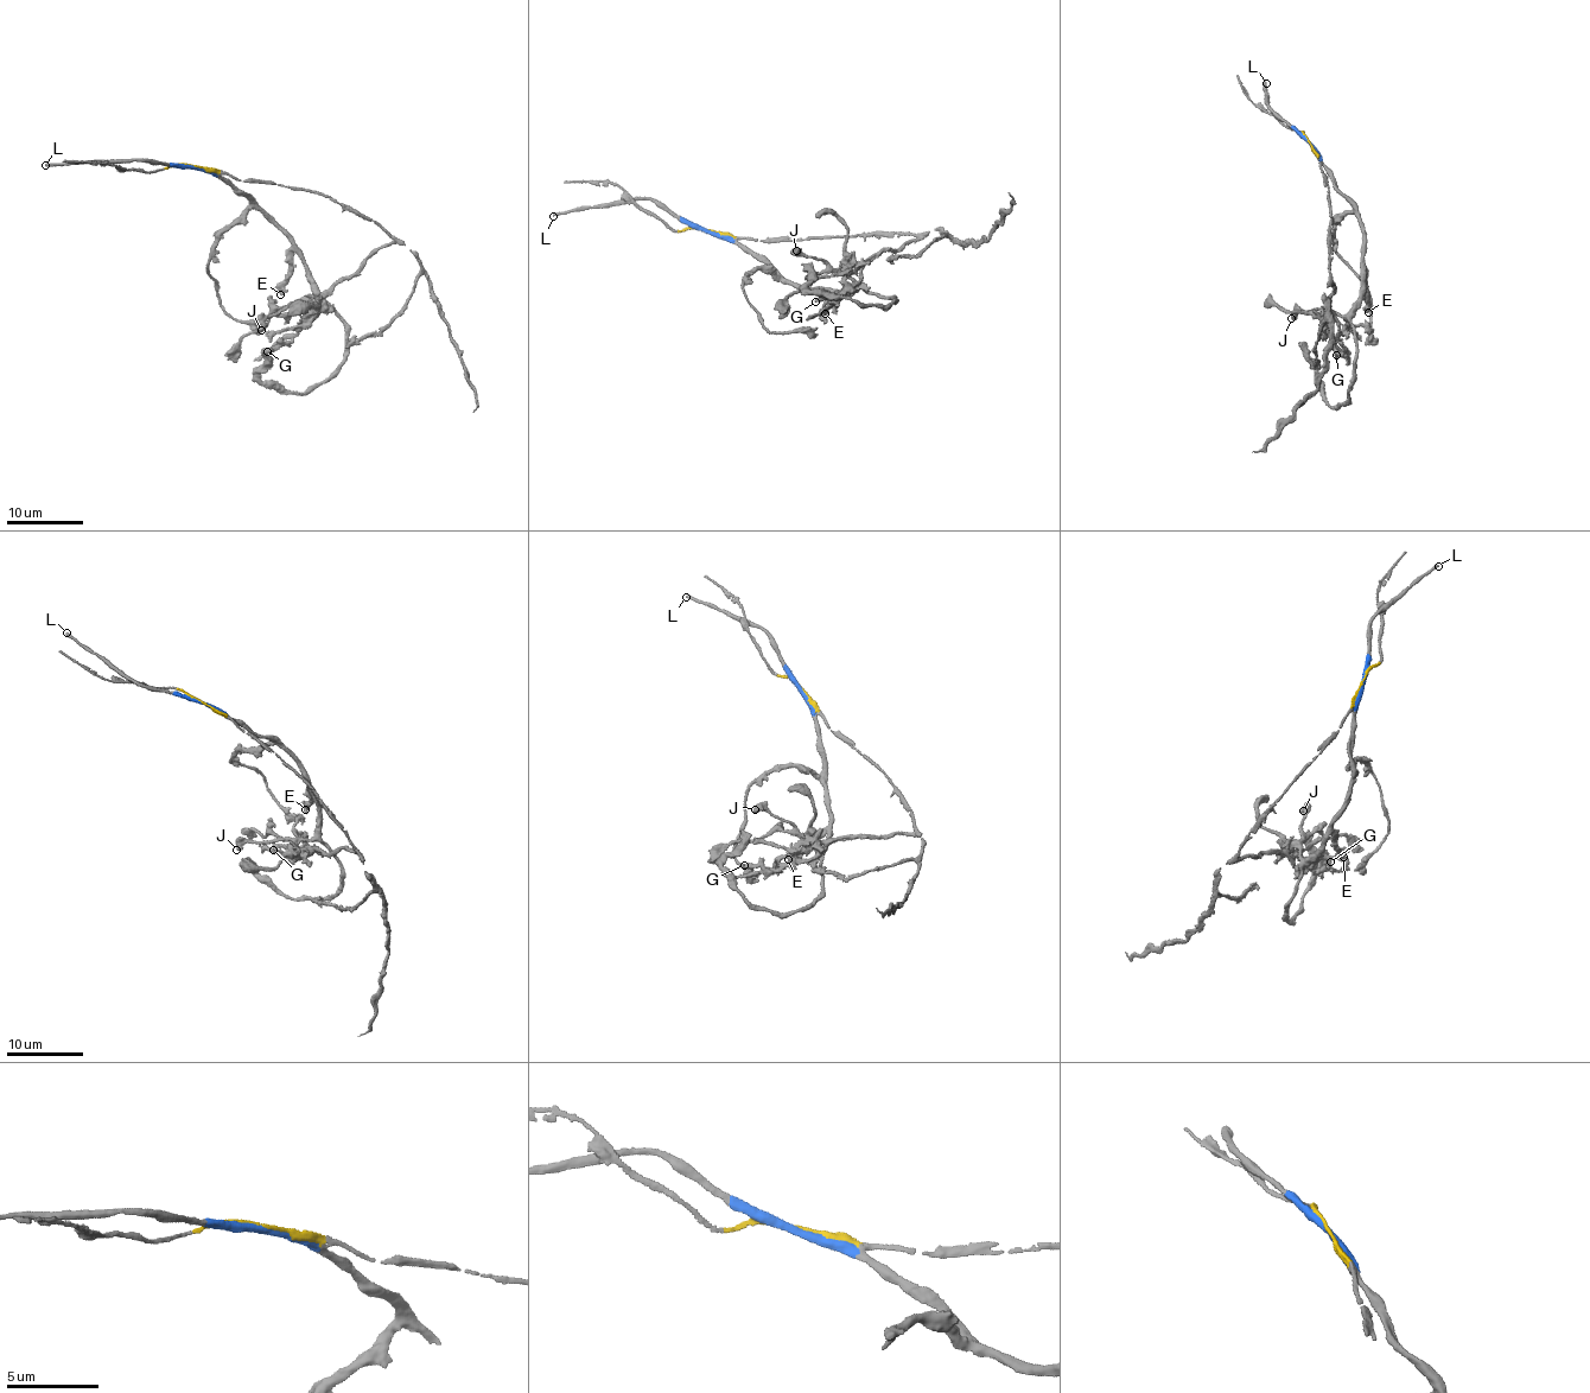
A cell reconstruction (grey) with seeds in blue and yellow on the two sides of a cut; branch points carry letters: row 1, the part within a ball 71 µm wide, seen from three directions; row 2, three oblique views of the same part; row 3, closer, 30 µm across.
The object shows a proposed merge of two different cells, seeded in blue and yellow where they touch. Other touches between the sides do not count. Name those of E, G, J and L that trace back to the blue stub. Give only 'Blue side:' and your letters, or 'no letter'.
Blue side: E, J, L

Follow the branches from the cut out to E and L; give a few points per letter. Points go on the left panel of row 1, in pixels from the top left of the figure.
E: (194, 167), (217, 175), (290, 239), (291, 271), (281, 294)
L: (194, 167), (145, 158), (45, 165)

